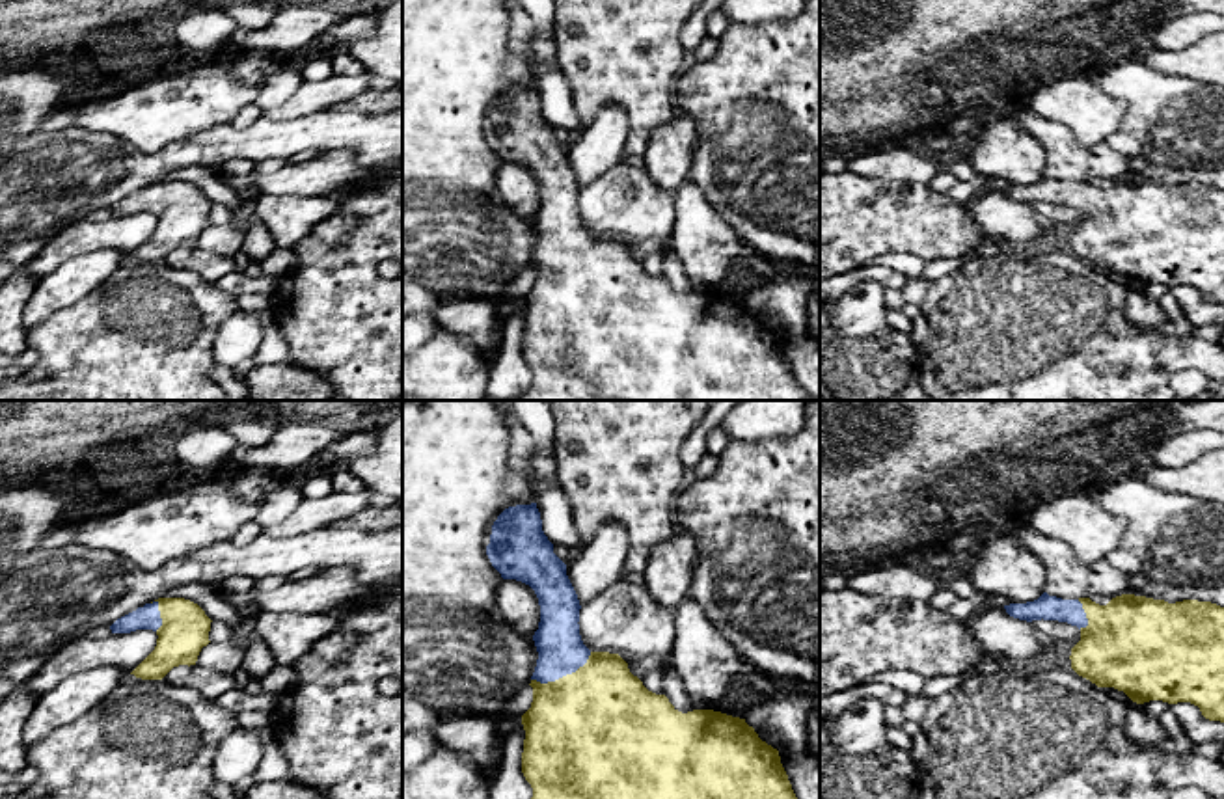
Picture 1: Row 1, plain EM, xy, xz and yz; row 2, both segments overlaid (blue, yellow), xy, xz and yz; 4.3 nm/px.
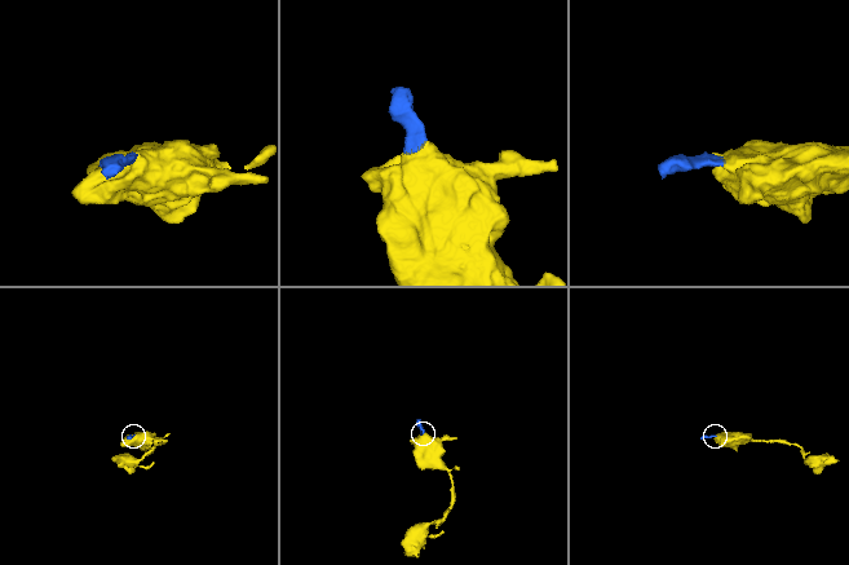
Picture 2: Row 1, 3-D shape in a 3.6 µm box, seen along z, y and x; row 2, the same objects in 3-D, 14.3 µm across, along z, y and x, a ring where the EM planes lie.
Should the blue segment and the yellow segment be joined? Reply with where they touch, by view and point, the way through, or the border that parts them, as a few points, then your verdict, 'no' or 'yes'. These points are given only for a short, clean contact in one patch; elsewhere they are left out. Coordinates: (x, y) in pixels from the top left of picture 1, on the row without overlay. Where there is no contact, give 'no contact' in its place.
xz (563, 257) | across xz (561, 233), (563, 257), (580, 280), (584, 311) | yes

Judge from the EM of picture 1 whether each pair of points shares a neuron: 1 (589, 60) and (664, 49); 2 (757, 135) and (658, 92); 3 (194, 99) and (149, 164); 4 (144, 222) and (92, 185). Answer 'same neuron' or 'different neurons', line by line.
1: same neuron
2: different neurons
3: different neurons
4: different neurons

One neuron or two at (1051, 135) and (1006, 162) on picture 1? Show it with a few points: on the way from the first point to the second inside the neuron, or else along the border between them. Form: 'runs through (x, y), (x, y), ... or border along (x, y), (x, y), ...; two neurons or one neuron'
border along (1020, 114), (1020, 125), (1046, 155), (1046, 174); two neurons

